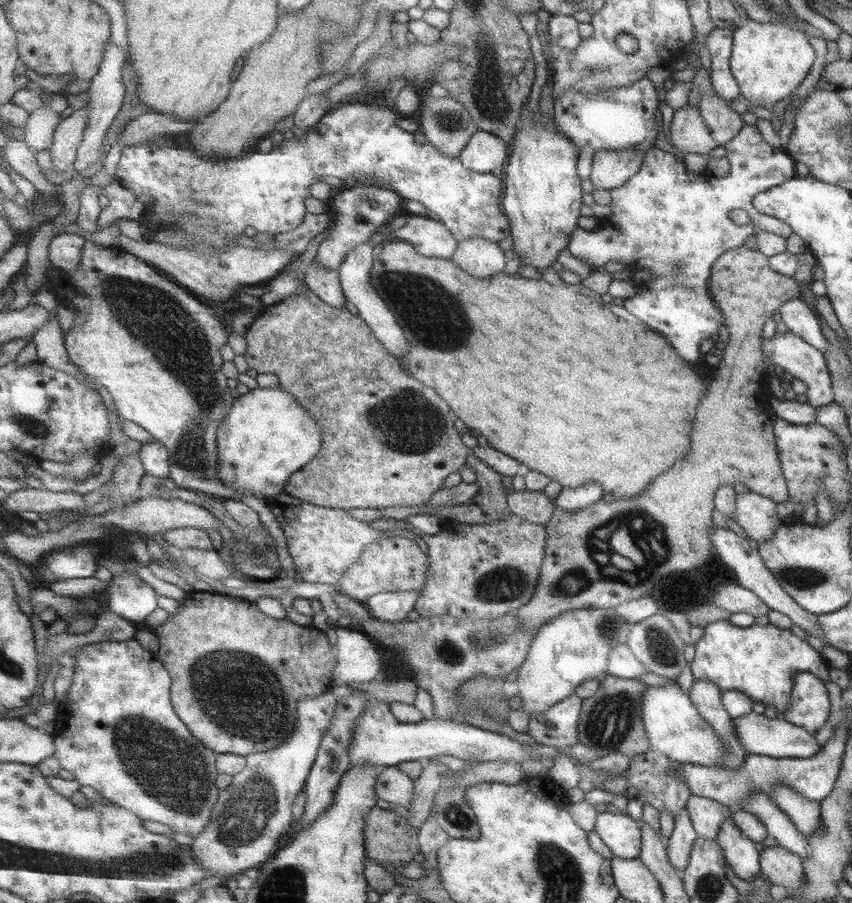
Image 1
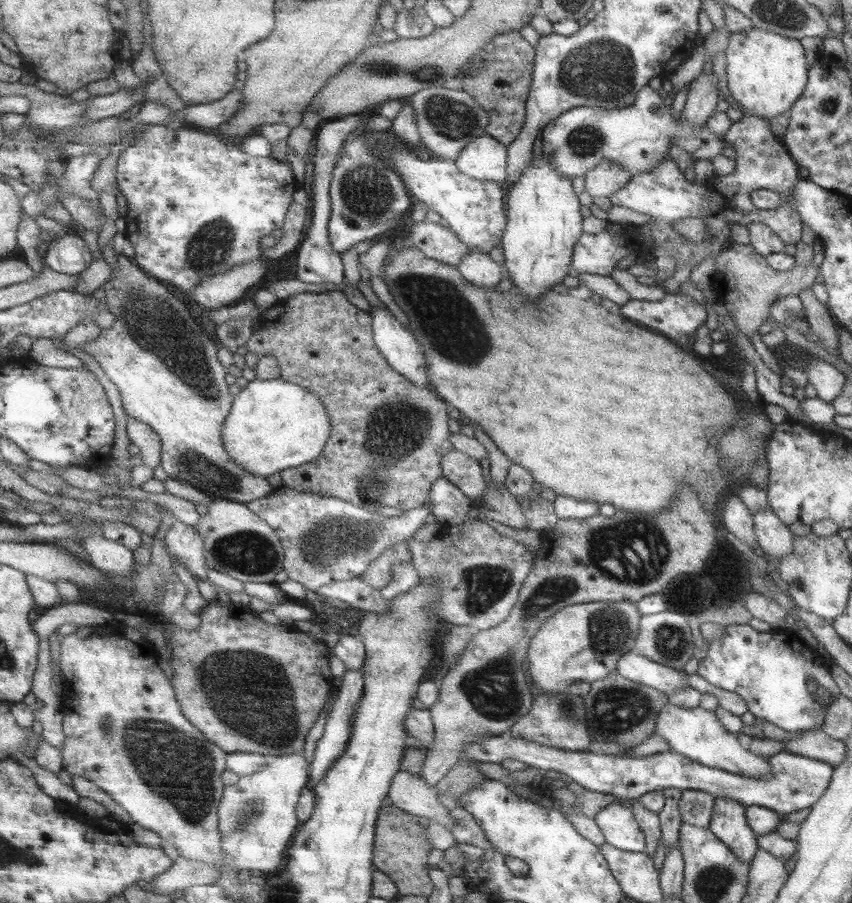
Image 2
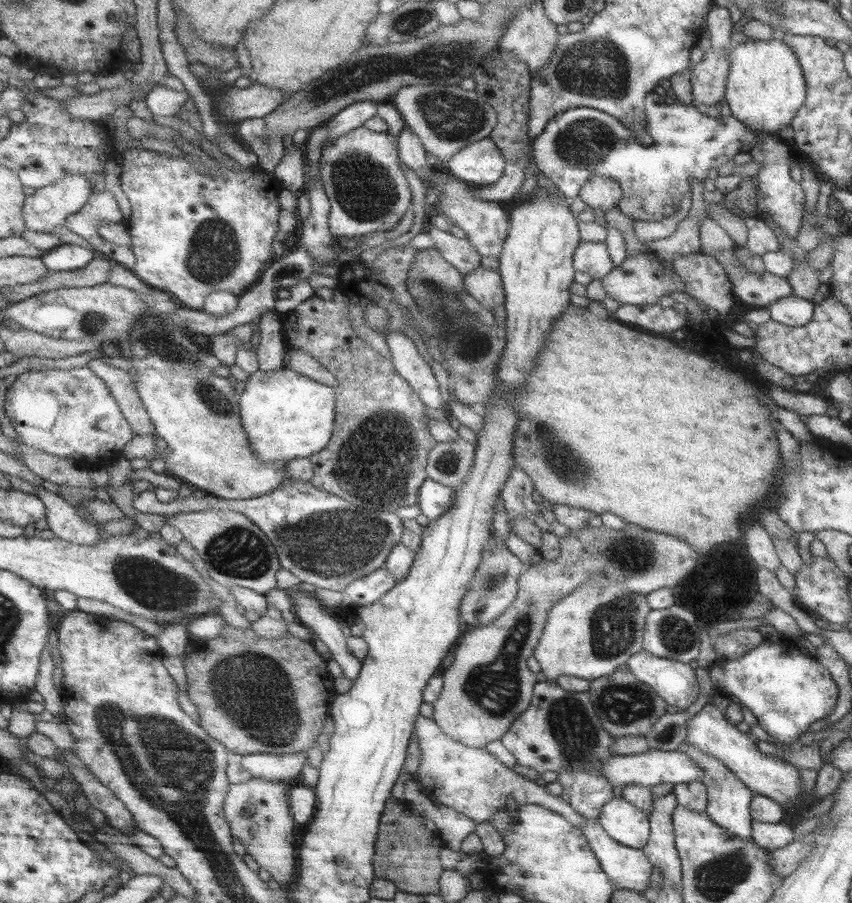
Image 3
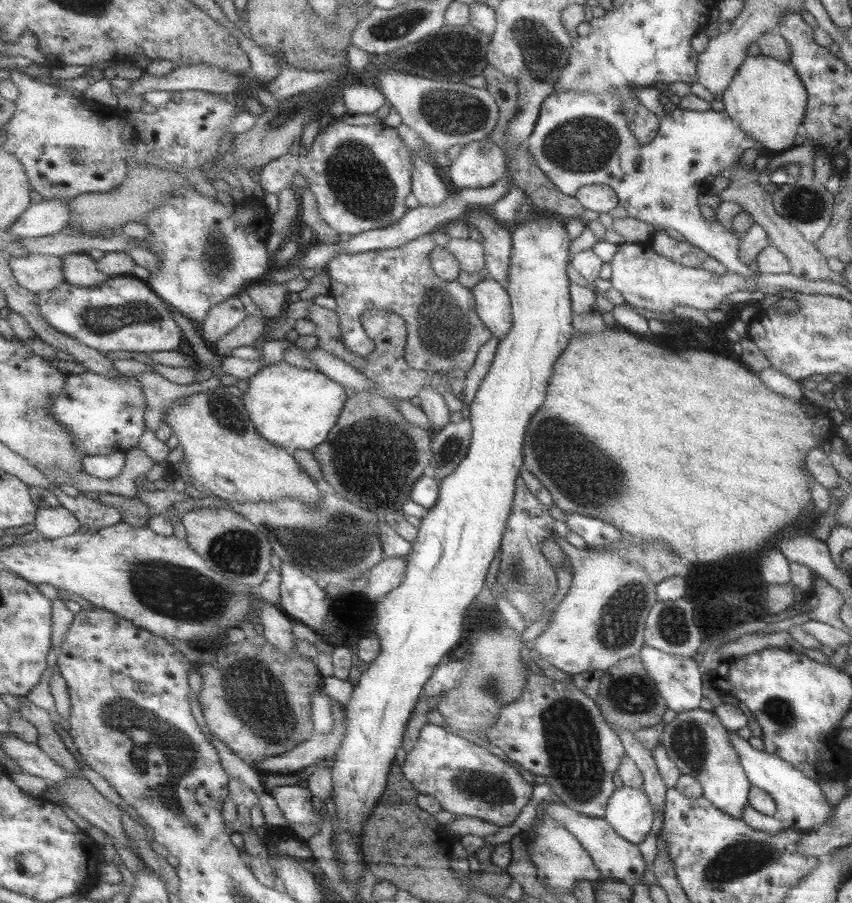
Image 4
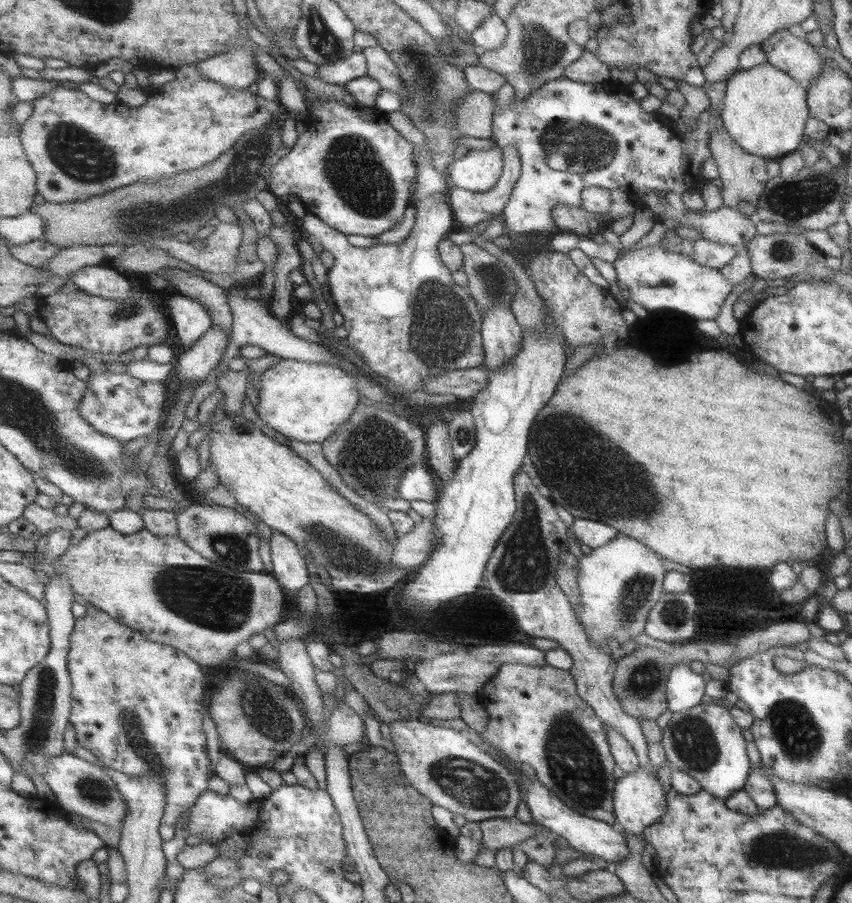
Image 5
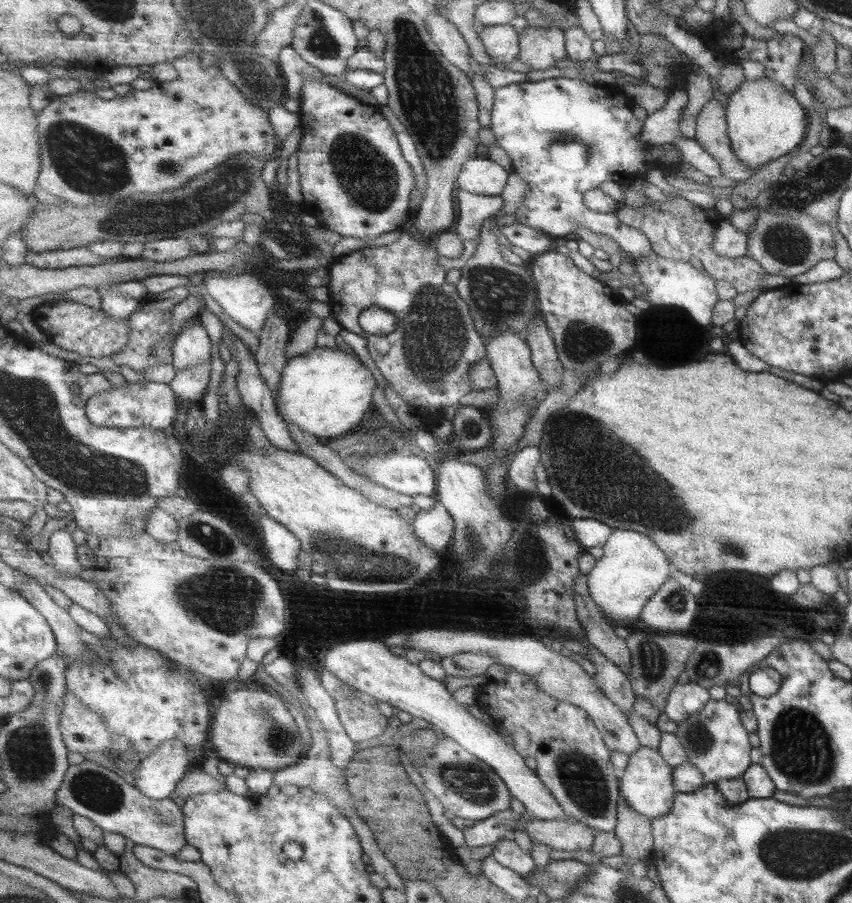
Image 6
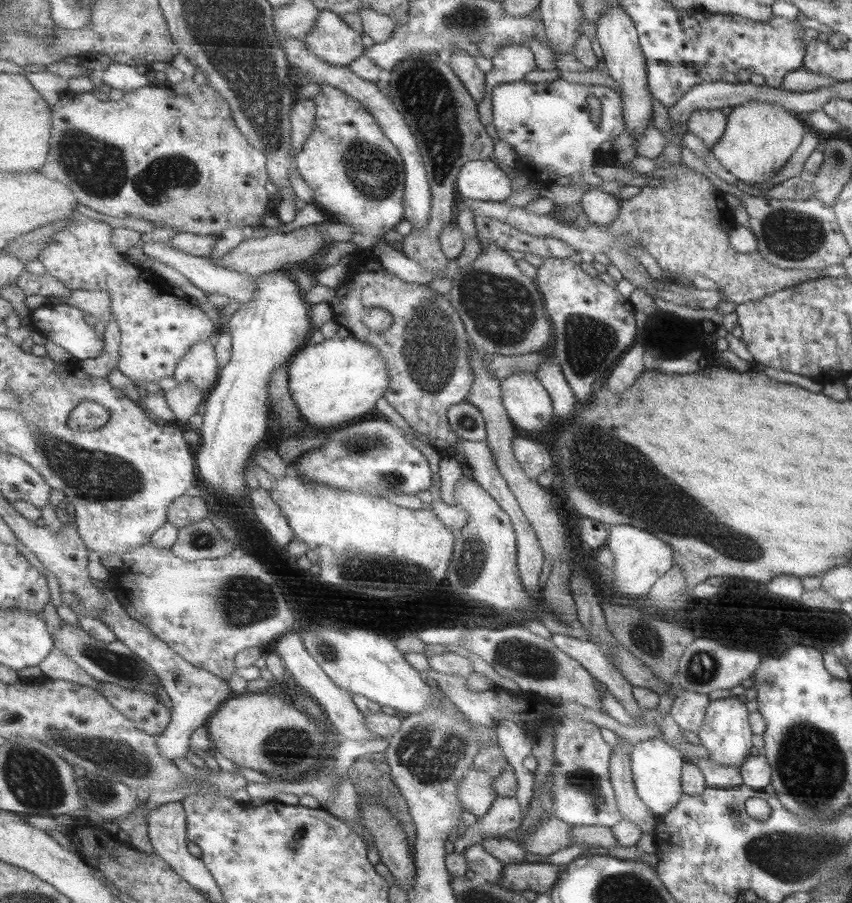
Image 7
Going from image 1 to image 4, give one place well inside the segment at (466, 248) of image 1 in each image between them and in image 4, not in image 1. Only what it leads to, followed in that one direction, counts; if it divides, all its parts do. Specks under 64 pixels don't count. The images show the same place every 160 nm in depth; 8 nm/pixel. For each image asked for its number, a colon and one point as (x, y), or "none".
2: (477, 268)
3: (484, 284)
4: (494, 308)

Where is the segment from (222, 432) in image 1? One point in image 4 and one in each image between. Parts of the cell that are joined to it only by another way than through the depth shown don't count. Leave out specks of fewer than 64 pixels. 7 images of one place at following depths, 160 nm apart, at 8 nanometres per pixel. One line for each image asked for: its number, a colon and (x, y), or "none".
2: (276, 424)
3: (287, 415)
4: (296, 408)

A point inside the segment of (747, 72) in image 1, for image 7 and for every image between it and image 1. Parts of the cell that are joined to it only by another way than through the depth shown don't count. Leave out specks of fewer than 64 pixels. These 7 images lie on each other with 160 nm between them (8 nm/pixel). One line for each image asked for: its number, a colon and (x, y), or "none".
2: (766, 72)
3: (765, 87)
4: (766, 99)
5: (763, 110)
6: (764, 121)
7: (757, 140)

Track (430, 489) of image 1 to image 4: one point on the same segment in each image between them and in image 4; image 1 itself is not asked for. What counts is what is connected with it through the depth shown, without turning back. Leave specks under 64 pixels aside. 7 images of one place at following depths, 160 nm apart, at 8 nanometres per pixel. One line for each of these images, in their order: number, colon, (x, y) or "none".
2: (388, 438)
3: (377, 459)
4: (374, 455)

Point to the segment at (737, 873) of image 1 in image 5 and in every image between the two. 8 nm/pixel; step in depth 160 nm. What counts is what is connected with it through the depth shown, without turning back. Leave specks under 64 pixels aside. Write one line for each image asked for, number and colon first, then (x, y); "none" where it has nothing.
2: (728, 823)
3: (728, 799)
4: (695, 742)
5: (703, 740)

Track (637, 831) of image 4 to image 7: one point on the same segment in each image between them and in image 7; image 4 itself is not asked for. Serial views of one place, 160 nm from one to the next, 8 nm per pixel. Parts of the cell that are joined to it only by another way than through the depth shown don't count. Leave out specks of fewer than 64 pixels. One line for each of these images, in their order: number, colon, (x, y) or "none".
5: (638, 800)
6: (647, 786)
7: (656, 766)

